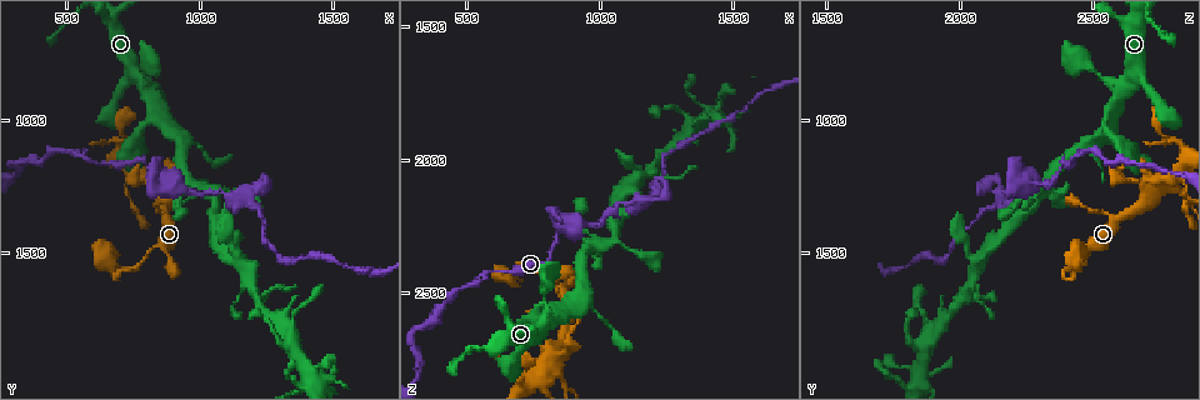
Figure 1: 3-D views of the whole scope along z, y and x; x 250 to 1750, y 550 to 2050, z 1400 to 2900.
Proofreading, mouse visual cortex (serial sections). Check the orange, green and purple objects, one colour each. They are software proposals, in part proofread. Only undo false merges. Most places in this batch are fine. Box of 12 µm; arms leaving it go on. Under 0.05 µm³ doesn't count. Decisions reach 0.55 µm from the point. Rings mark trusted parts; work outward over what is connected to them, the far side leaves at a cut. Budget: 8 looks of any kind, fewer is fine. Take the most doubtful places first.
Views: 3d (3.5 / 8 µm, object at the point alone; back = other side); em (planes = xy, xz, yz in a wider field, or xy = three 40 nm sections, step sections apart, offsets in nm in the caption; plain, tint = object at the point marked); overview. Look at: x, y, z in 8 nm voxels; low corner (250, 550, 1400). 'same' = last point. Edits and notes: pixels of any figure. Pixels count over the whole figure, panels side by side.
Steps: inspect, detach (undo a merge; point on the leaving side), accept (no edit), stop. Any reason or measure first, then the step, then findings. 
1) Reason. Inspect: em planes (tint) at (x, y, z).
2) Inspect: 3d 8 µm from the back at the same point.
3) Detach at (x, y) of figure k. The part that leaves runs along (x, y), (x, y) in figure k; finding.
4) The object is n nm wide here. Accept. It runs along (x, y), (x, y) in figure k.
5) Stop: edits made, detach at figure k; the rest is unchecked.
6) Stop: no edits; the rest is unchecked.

Abrupt turn. Inspect: 3d 3.5 µm at (860, 1230, 2260).

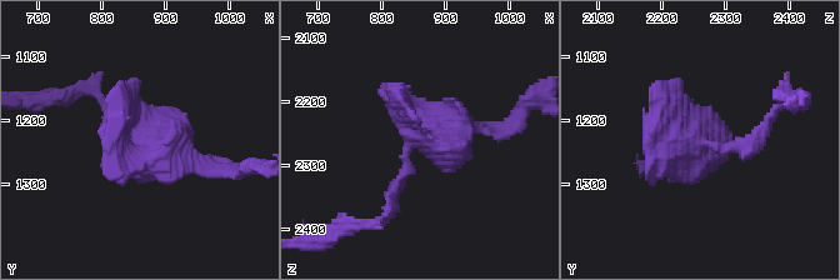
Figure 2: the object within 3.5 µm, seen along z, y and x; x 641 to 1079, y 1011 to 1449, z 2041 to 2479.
Inspect: em planes (tint) at (865, 1235, 2255).

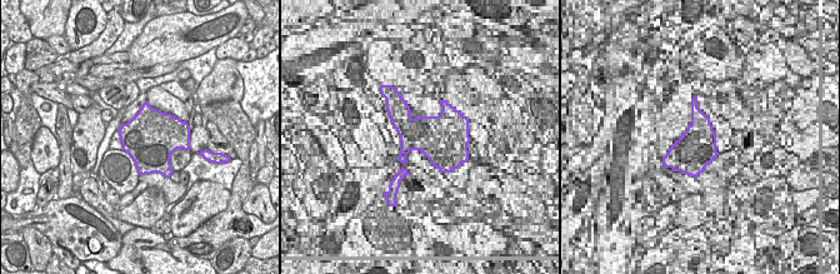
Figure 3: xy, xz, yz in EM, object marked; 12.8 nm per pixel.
Accept. It runs along (391, 201), (419, 138), (500, 129) in figure 2; continuous, no second cell.

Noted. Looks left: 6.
Branch point. Inspect: 3d 3.5 µm from the back at (1210, 1650, 2040).

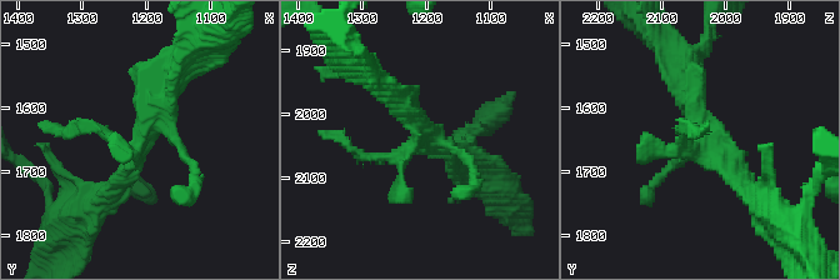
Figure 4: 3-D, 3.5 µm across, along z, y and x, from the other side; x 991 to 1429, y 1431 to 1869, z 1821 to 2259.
Inspect: em xy step 3 (tint) at (1205, 1645, 2025).

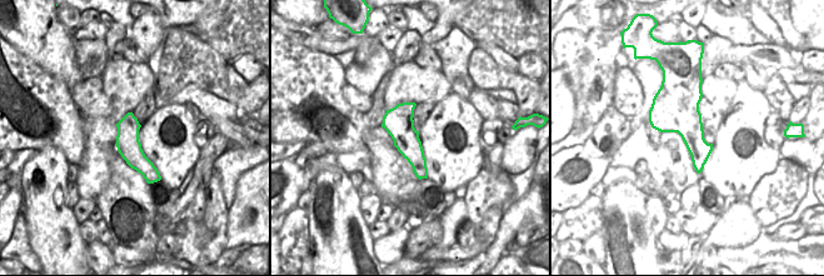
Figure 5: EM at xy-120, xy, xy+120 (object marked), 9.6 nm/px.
The object is 280 nm wide here. Accept. It runs along (184, 68), (103, 198) in figure 4; one cell here.

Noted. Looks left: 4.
Abrupt turn. Inspect: 3d 3.5 µm at (1420, 1940, 1820).

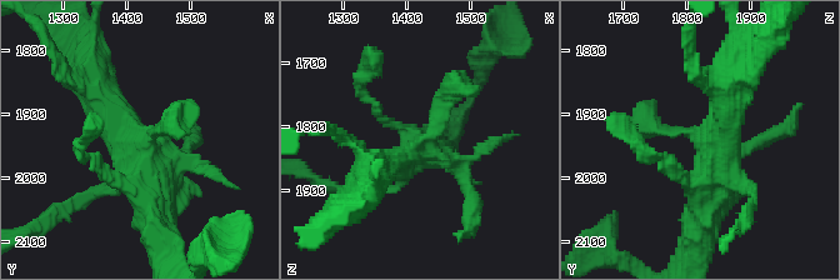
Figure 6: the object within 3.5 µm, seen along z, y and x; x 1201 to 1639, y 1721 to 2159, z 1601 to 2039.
Shape alone is not enough. Inspect: em xy step 1 (tint) at (1425, 1945, 1825).

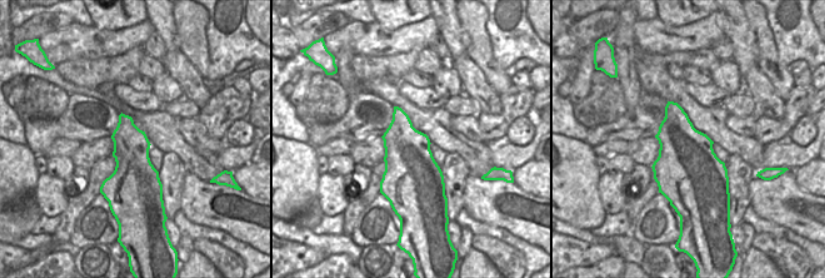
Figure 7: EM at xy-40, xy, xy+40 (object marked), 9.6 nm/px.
Accept. It runs along (371, 164), (410, 154), (464, 90) in figure 6; all the same cell.

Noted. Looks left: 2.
A narrow waist. Inspect: 3d 3.5 µm at (840, 1240, 2740).

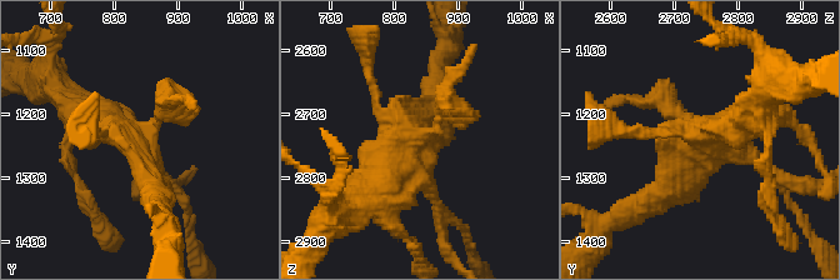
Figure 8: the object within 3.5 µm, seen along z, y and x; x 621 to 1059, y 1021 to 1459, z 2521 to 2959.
Now the EM. Inspect: em xy step 2 (tint) at (835, 1250, 2740).

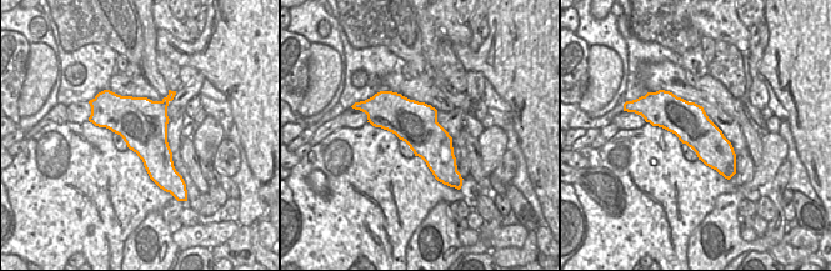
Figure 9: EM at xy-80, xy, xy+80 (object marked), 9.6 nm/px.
Accept. It runs along (646, 199), (755, 110) in figure 8; all the same cell.

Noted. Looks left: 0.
Stop: no edits; the rest is unchecked.

